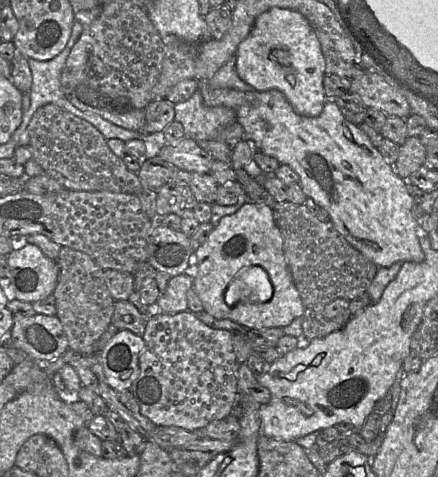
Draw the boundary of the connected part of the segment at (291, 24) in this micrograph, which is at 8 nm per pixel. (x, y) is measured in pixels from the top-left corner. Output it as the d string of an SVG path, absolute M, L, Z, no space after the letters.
M271 8L257 17L249 35L239 44L235 54L239 78L255 91L280 91L293 109L306 117L317 117L323 111L327 97L324 92L325 60L320 42L308 20L298 11Z

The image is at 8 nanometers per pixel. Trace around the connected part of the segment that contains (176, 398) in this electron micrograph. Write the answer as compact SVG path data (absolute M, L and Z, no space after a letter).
M190 311L151 314L142 335L145 347L139 356L139 375L129 391L143 416L157 426L199 431L233 412L239 401L238 369L232 332L212 328Z

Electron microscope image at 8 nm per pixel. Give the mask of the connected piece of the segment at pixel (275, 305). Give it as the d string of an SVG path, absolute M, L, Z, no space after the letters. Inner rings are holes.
M247 202L237 212L222 217L207 240L193 253L193 257L197 265L193 288L202 301L204 310L214 318L231 320L246 329L260 329L283 328L295 318L303 316L305 307L286 261L283 236L276 224L272 207L265 204ZM252 266L260 266L268 273L274 289L273 296L269 301L250 299L249 297L239 301L231 299L231 295L228 293L230 283Z

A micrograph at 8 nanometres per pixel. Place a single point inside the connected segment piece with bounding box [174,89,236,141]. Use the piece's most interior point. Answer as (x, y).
(200, 122)

